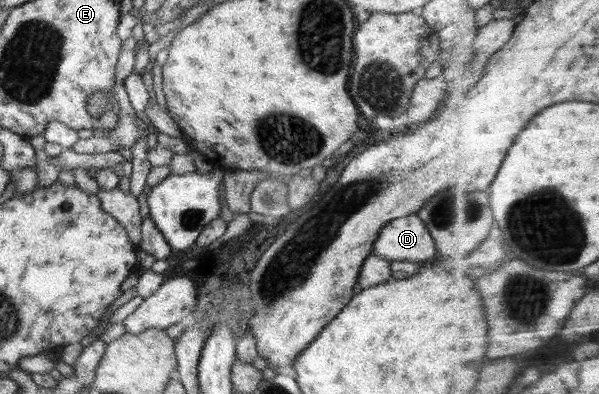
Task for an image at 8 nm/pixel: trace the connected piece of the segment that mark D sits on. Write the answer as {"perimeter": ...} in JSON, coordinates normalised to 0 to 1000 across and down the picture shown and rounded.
{"perimeter":[[[678,548],[654,558],[634,584],[621,642],[651,662],[725,665],[728,622],[698,548]]]}

